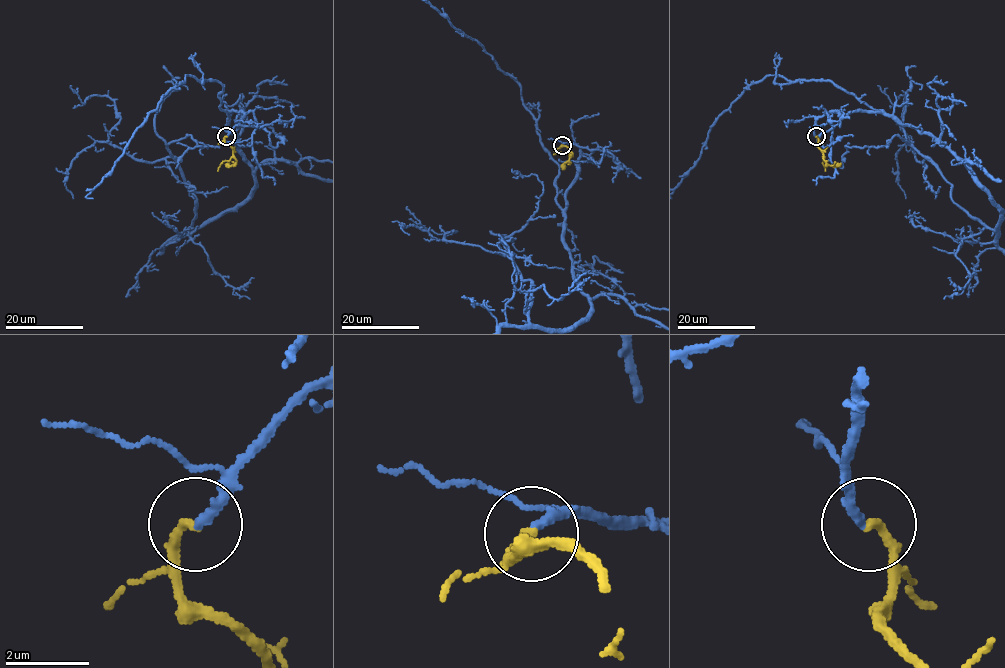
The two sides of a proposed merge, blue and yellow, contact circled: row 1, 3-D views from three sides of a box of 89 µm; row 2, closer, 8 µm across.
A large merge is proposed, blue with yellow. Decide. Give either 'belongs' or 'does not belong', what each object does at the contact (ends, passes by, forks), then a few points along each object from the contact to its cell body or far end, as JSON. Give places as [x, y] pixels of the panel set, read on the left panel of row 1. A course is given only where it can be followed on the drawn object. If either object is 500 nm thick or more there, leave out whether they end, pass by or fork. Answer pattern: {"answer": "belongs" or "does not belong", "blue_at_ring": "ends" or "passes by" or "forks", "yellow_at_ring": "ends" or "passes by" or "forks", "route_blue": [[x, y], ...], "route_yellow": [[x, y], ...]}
{"answer": "belongs", "blue_at_ring": "ends", "yellow_at_ring": "ends", "route_yellow": [[226, 136], [224, 142], [236, 160], [233, 165], [226, 164]]}

